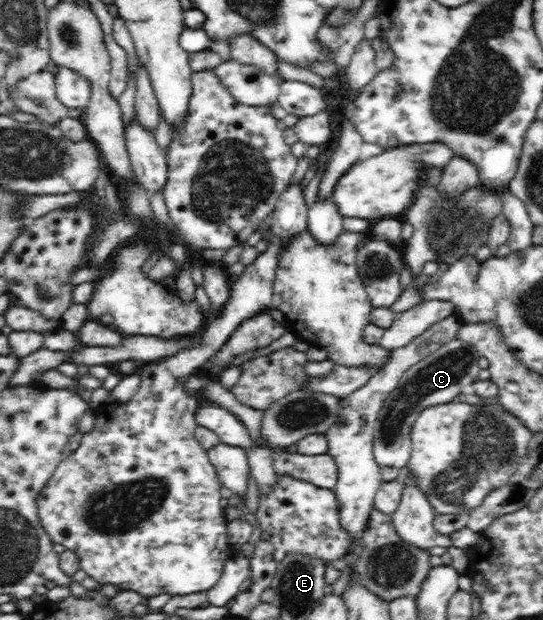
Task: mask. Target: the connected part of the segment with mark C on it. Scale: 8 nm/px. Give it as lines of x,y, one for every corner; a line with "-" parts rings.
455,338
416,362
402,375
397,388
393,388
393,392
384,400
373,431
374,459
380,468
401,469
407,465
412,449
410,432
419,413
427,407
457,399
465,386
477,381
482,370
479,367
479,358
480,352
473,344

